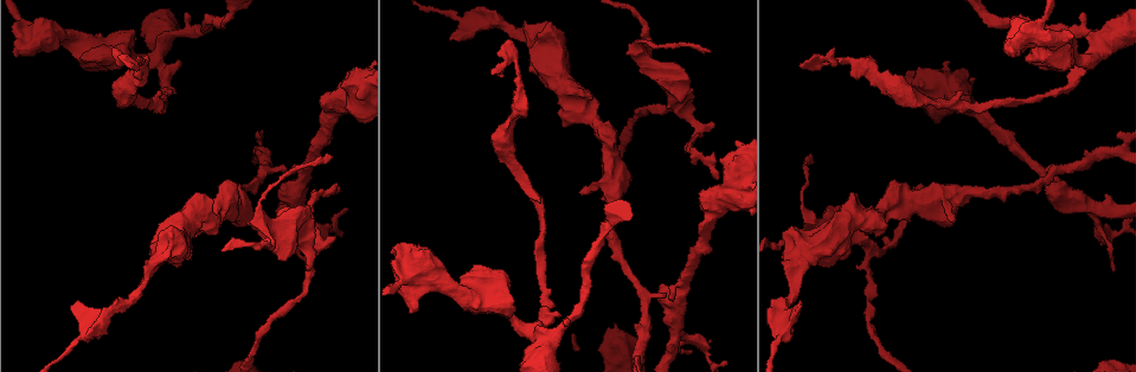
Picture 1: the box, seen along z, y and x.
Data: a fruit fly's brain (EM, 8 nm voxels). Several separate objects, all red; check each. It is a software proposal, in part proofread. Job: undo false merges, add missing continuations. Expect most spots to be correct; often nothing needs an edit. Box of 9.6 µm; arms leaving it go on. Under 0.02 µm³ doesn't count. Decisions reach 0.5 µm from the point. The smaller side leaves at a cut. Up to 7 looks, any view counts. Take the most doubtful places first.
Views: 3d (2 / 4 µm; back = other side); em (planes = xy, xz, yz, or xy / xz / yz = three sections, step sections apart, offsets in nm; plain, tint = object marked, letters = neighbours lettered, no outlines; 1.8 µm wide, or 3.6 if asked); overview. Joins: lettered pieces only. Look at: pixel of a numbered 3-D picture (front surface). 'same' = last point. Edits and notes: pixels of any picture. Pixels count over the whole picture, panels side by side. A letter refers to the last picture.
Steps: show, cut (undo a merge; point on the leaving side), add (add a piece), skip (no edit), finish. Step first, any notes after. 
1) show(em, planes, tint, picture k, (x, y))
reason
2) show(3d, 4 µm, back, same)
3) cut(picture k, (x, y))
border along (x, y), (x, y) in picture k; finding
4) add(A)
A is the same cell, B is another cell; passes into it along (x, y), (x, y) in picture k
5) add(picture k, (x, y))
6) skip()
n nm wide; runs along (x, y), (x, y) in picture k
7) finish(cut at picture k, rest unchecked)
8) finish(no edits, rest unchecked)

show(em, xz, step 16, letters, picture 1, (718, 178))
thin end

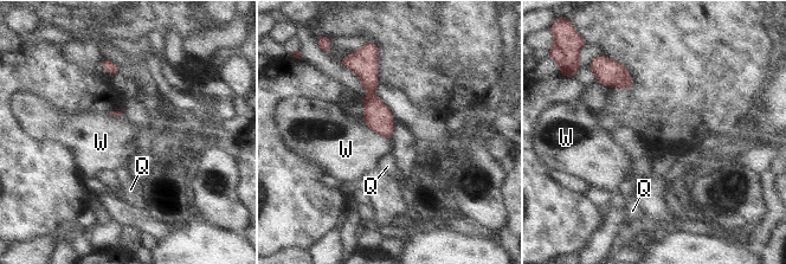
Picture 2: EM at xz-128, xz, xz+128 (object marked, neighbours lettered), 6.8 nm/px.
add(Q)
Q is the same cell, W is another cell; the neuron continues

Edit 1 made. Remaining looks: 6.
show(em, yz, step 4, letters, picture 1, (146, 263))
stops while still wide

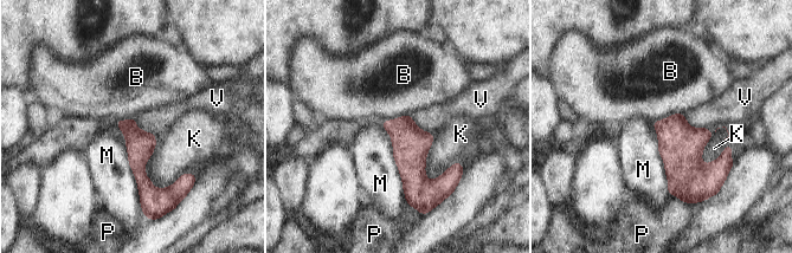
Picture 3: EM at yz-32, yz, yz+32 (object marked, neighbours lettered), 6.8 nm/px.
show(em, planes, letters, same)

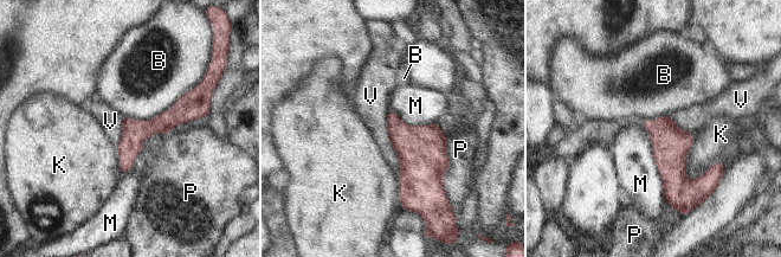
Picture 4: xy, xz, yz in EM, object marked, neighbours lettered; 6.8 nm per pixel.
skip()
B, K, M, P and V are other cells; no lettered piece goes on from it

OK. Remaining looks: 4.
show(3d, 2 µm, picture 1, (957, 93))
an open end

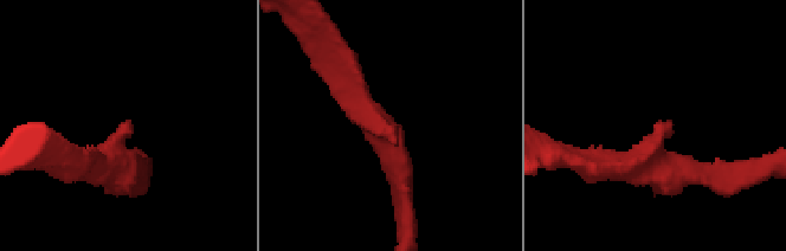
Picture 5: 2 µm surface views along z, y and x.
show(em, planes, letters, picture 5, (395, 128))
arms of 190, 200 nm

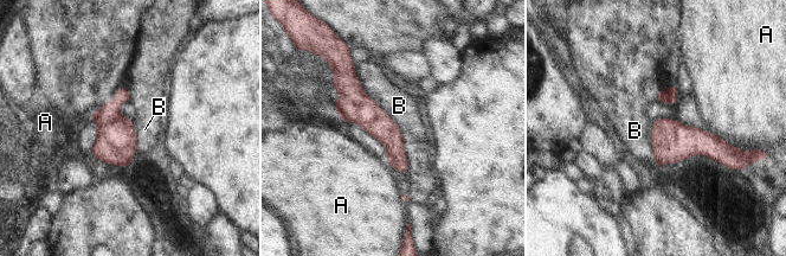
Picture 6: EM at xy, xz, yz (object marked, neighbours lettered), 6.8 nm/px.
skip()
190 nm wide; A and B are other cells; no lettered piece goes on from it

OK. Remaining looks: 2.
finish(add at picture 2, rest unchecked)

